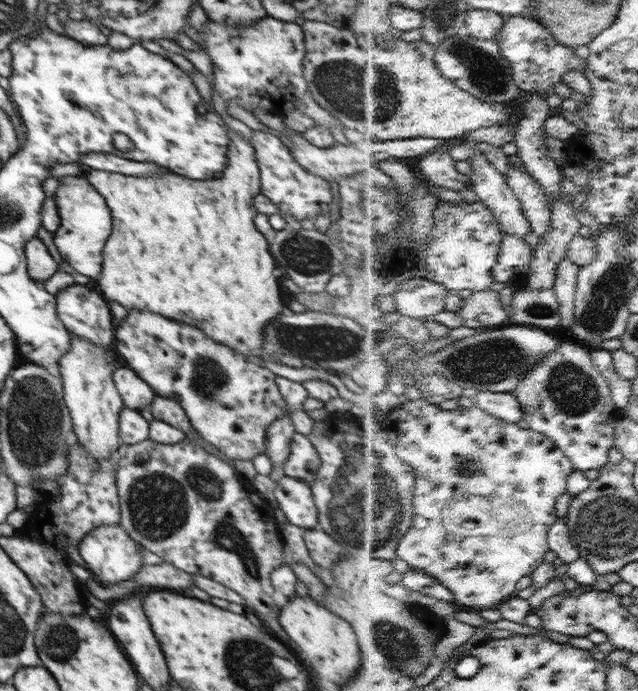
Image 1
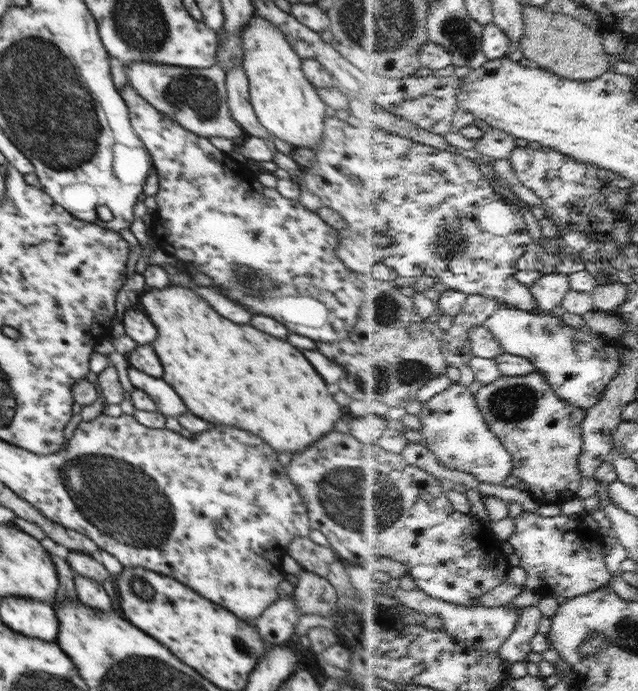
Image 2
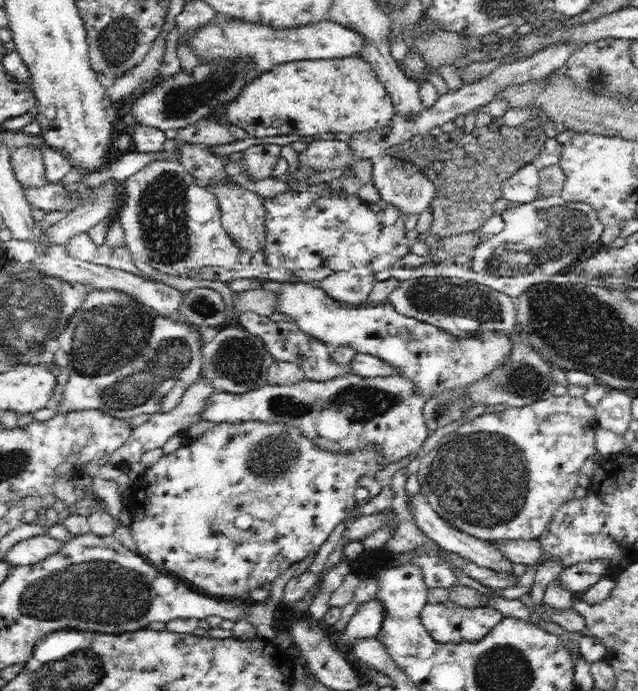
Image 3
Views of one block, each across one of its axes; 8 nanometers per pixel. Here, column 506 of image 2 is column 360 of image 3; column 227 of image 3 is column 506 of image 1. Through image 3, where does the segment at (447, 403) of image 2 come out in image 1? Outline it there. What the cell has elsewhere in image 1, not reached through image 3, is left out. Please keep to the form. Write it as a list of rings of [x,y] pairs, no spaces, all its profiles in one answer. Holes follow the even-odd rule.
[[[396,396],[372,413],[380,427],[392,436],[400,456],[417,470],[415,523],[400,543],[402,566],[422,569],[428,571],[432,576],[436,575],[442,583],[452,589],[452,592],[455,592],[459,603],[479,610],[490,609],[490,606],[496,606],[496,604],[504,604],[512,596],[517,596],[520,580],[524,576],[533,575],[536,569],[546,562],[546,554],[551,550],[549,532],[559,519],[558,514],[556,514],[558,512],[556,504],[564,492],[569,492],[569,480],[576,470],[572,457],[568,456],[564,449],[556,443],[556,440],[551,437],[532,428],[526,430],[526,428],[520,428],[516,423],[508,423],[506,420],[497,418],[492,413],[483,410],[478,404],[468,409],[460,407],[455,410],[444,410],[444,408],[440,408],[425,398],[412,401],[405,397]]]

